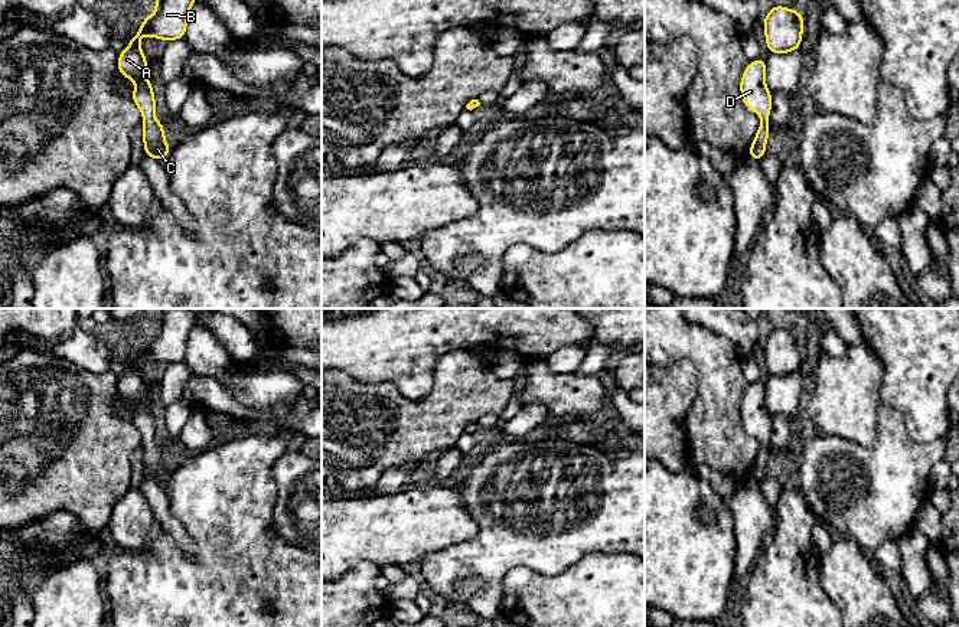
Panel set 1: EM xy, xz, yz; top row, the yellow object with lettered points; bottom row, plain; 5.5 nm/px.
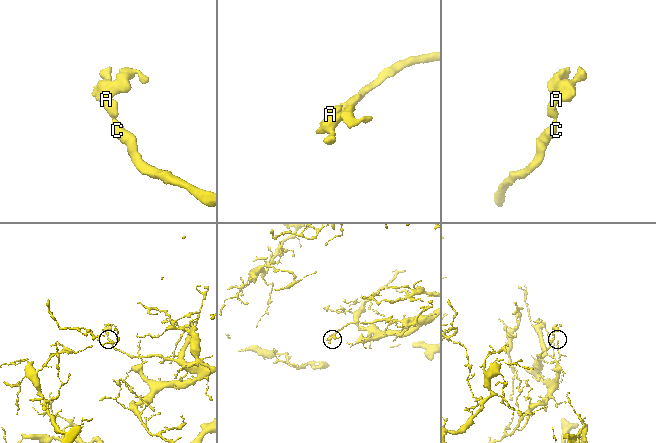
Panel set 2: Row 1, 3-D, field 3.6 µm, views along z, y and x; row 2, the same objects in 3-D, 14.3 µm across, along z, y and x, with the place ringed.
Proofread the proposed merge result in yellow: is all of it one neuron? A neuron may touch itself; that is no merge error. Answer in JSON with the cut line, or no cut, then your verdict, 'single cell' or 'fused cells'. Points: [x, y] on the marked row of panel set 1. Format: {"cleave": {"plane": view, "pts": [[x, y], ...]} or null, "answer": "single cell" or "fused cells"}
{"cleave": null, "answer": "single cell"}

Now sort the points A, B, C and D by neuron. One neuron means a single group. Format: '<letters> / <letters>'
A B C D

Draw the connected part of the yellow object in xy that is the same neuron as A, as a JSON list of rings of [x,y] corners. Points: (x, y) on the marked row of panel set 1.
[[[156,0],[156,12],[143,19],[138,32],[130,36],[130,48],[118,53],[118,72],[134,79],[133,102],[143,112],[144,154],[159,161],[164,160],[172,148],[164,141],[166,128],[153,115],[156,98],[150,79],[143,75],[150,69],[143,56],[140,36],[151,36],[166,42],[185,39],[190,7],[196,0]]]

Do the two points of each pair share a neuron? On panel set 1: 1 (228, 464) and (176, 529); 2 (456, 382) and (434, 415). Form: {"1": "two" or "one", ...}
{"1": "two", "2": "one"}

